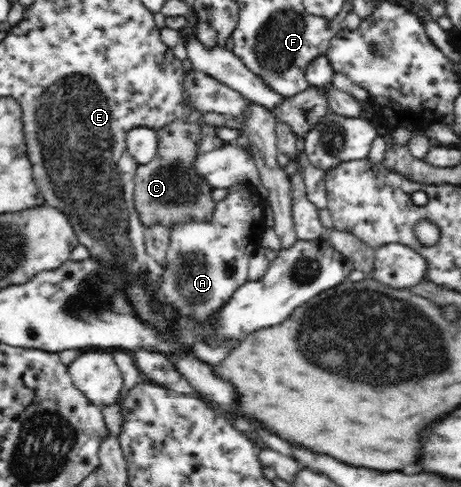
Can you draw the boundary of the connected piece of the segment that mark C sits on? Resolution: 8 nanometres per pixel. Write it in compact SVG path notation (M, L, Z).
M175 119L156 129L159 137L156 155L136 168L133 197L139 221L145 228L155 224L172 226L190 221L211 221L216 207L211 192L213 187L195 171L195 156L199 156L201 126Z

